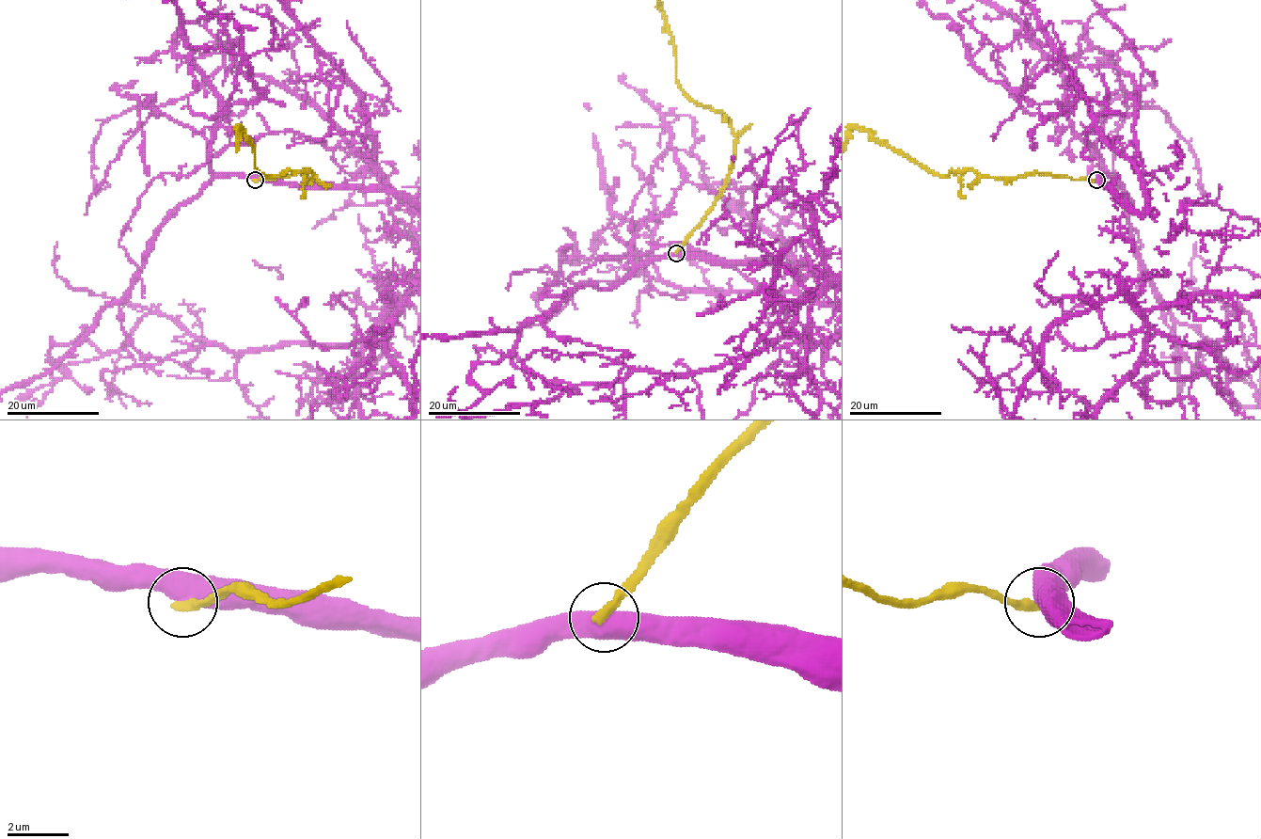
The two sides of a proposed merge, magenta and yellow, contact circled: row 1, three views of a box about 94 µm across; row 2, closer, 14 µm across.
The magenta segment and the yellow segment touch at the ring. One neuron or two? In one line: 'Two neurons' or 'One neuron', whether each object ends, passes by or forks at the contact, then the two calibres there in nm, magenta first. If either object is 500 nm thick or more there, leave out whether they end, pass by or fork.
Two neurons. Thickness 550 nm (magenta) against 320 nm

